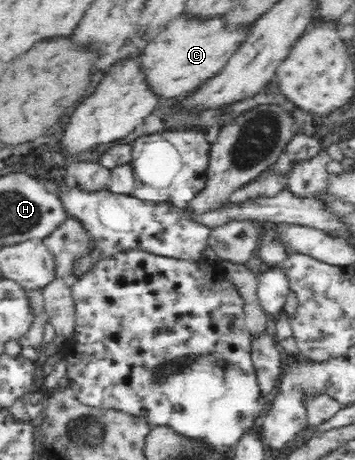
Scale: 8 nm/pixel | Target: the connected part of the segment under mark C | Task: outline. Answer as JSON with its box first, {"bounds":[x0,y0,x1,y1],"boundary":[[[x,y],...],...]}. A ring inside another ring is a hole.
{"bounds":[138,16,246,98],"boundary":[[[184,16],[172,20],[164,30],[156,34],[152,42],[144,46],[142,54],[138,56],[138,64],[146,78],[148,90],[162,98],[174,98],[184,92],[192,92],[204,80],[216,76],[222,70],[244,36],[246,30],[242,30],[242,34],[226,32],[220,18],[214,18],[208,24],[190,24],[190,20],[186,20]]]}

